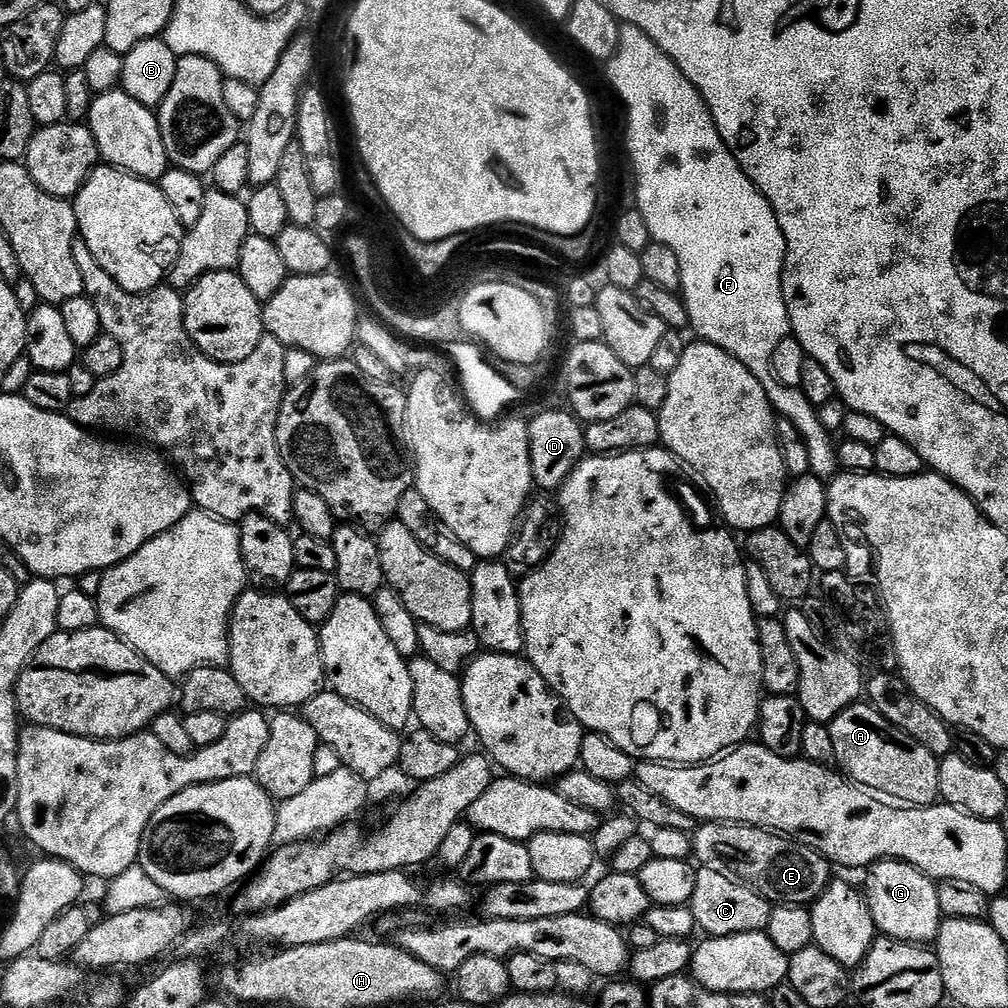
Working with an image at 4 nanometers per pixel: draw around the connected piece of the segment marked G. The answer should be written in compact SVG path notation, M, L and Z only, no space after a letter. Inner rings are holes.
M880 860L867 869L866 875L868 877L864 880L862 895L876 923L877 933L883 934L889 940L903 940L905 944L924 946L935 941L942 917L938 910L937 885L929 876L922 875L917 868L903 864L900 860Z

